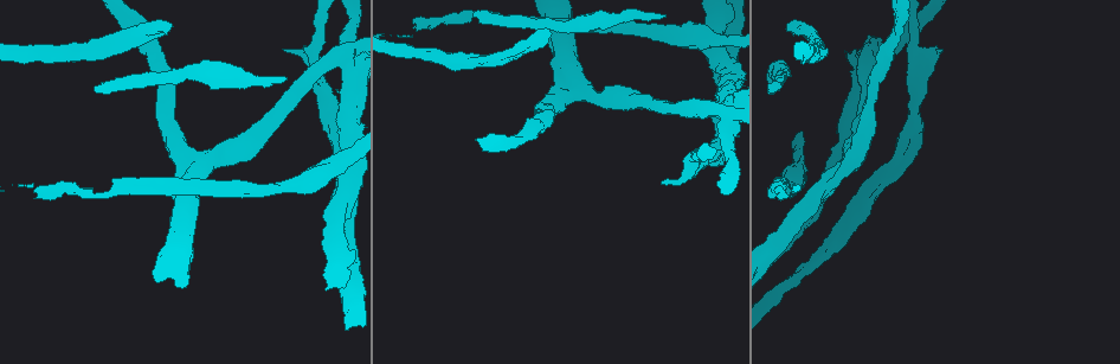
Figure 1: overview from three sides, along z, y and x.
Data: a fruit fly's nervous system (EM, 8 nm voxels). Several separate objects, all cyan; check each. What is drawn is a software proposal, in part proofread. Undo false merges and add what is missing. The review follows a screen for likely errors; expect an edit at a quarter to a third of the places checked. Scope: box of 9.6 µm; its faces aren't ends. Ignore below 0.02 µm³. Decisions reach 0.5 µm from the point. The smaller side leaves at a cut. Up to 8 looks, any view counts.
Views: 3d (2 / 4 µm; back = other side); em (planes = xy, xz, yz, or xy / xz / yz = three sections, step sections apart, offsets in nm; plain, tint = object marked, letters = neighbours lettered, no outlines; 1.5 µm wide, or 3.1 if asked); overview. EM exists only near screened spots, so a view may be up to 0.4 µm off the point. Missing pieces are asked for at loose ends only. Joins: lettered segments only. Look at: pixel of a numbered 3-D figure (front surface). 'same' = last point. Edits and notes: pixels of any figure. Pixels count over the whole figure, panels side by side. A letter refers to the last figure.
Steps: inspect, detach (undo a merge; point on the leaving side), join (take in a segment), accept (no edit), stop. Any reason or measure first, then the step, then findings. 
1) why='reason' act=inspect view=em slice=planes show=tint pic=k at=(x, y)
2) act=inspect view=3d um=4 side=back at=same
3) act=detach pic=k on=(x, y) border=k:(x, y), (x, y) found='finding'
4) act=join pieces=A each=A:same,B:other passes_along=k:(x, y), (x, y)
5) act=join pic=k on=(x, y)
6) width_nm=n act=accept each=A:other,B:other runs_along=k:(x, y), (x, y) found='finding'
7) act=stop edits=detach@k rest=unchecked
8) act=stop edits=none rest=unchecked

why='an open end' act=inspect view=em slice=planes show=letters pic=1 at=(785, 198)

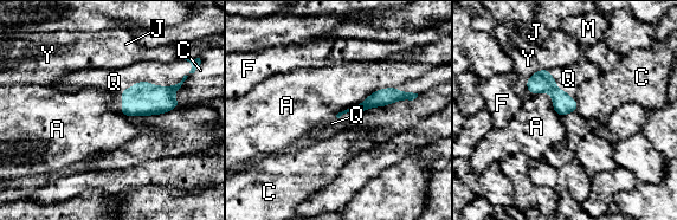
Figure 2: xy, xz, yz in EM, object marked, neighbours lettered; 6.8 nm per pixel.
act=join pieces=Q each=A:other,C:other,F:other,J:other,M:other,Q:same,Y:other found='it goes on there'

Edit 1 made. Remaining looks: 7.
why='branch stops here' act=inspect view=3d um=4 side=back pic=1 at=(286, 78)

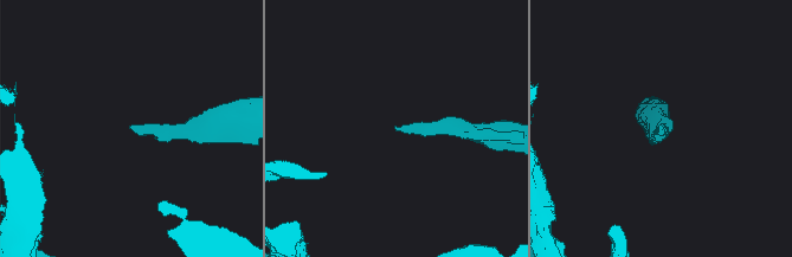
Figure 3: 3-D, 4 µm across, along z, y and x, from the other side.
why='now the EM' act=inspect view=em slice=xz step=8 show=tint pic=3 at=(130, 128)

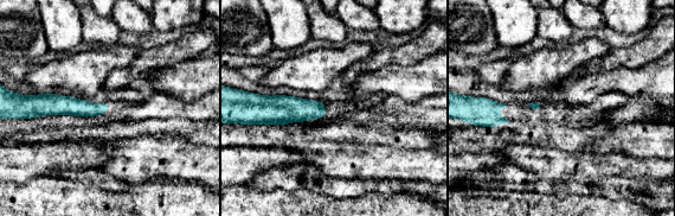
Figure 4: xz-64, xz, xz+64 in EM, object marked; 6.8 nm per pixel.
why='cut it another way' act=inspect view=em slice=planes show=letters at=same

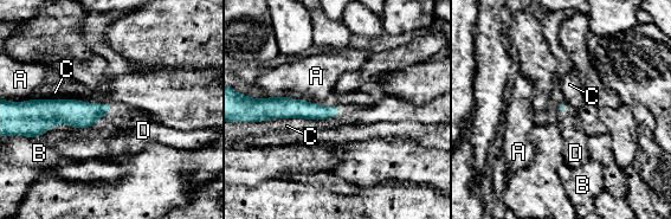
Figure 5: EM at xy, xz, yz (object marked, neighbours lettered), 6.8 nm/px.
act=join pieces=D each=A:other,B:other,C:other,D:same passes_along=5:(73, 113), (98, 120), (121, 120) found='the neuron continues'

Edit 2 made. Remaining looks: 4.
why='an open end' act=inspect view=3d um=2 pic=1 at=(789, 30)

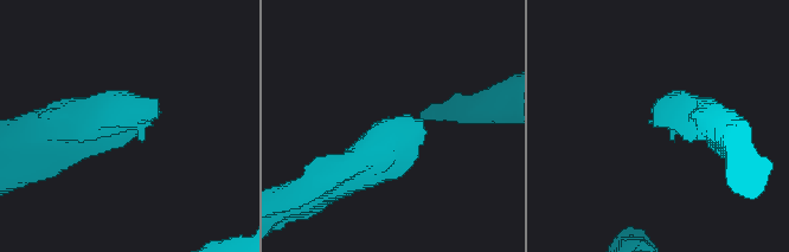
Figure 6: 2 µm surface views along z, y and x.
act=inspect view=em slice=xz step=4 show=letters pic=6 at=(156, 118)

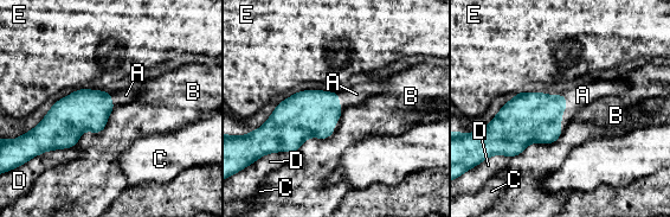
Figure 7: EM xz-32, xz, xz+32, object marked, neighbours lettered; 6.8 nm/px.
why='cut it another way' act=inspect view=em slice=planes show=letters at=same

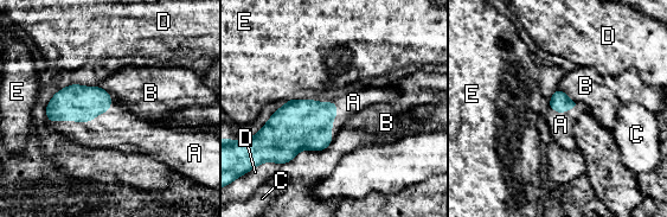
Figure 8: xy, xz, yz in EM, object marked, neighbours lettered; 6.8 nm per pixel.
width_nm=130 act=join pieces=A each=A:same,B:other,C:other,D:other,E:other passes_along=8:(75, 102), (93, 119), (120, 128) found='the neuron continues'

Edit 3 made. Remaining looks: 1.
act=stop edits=join@2,join@5,join@8 rest=unchecked

